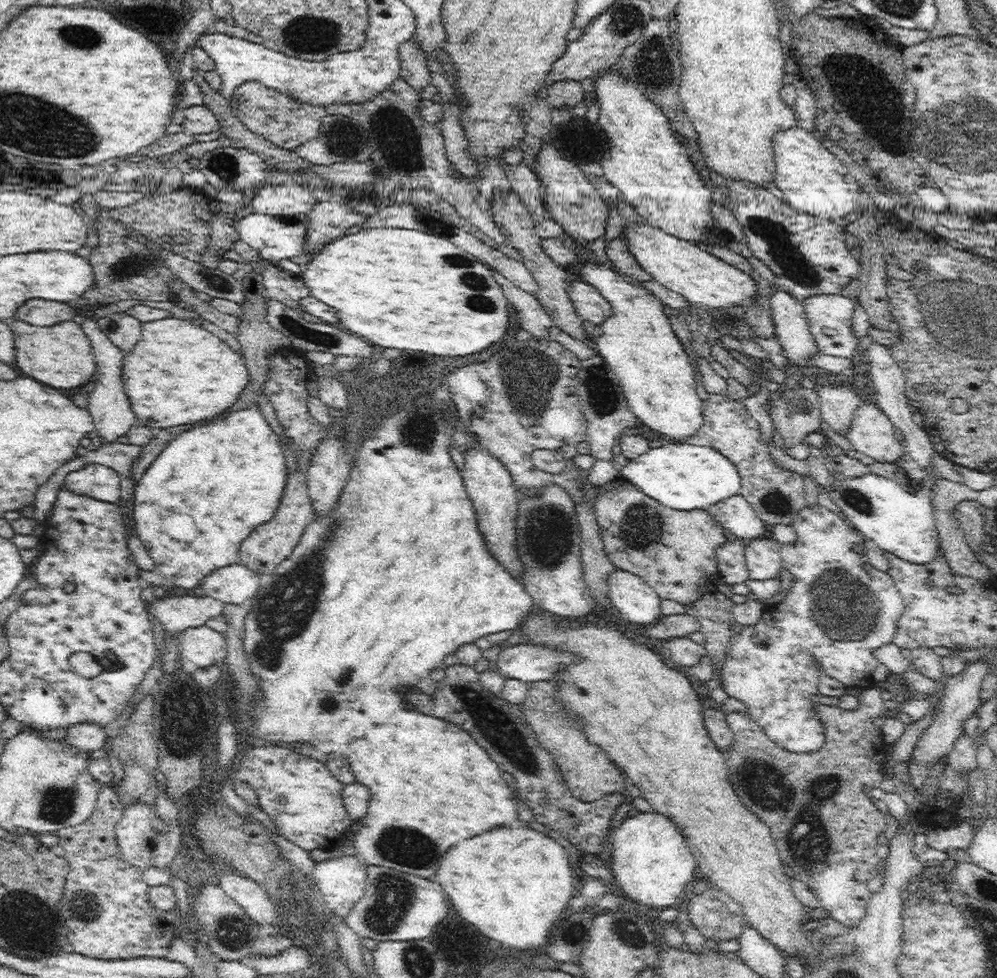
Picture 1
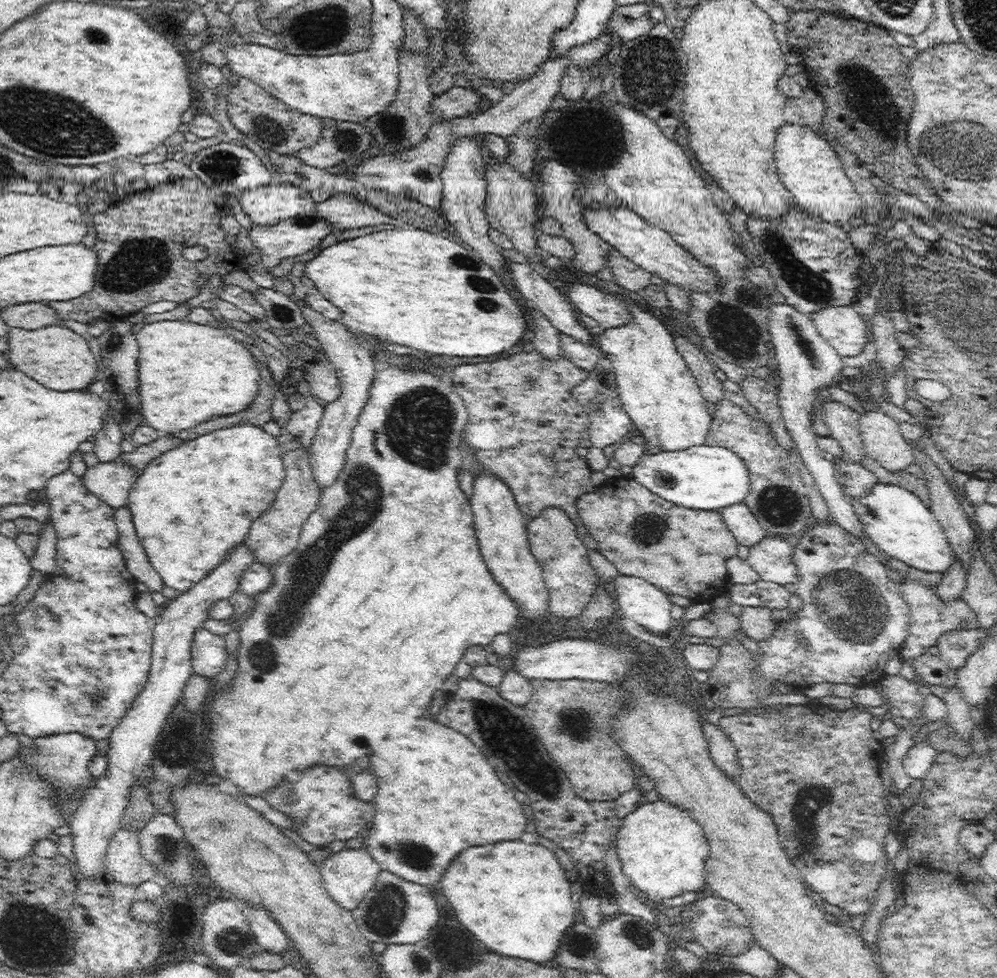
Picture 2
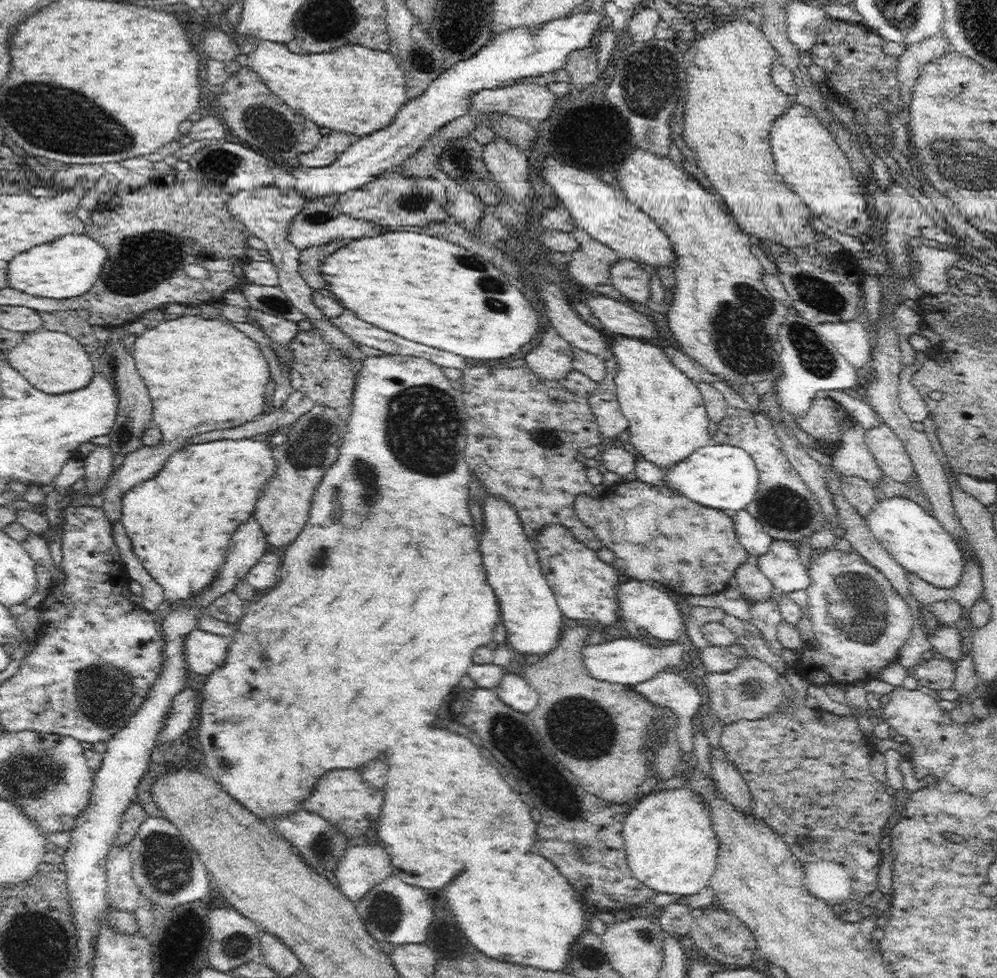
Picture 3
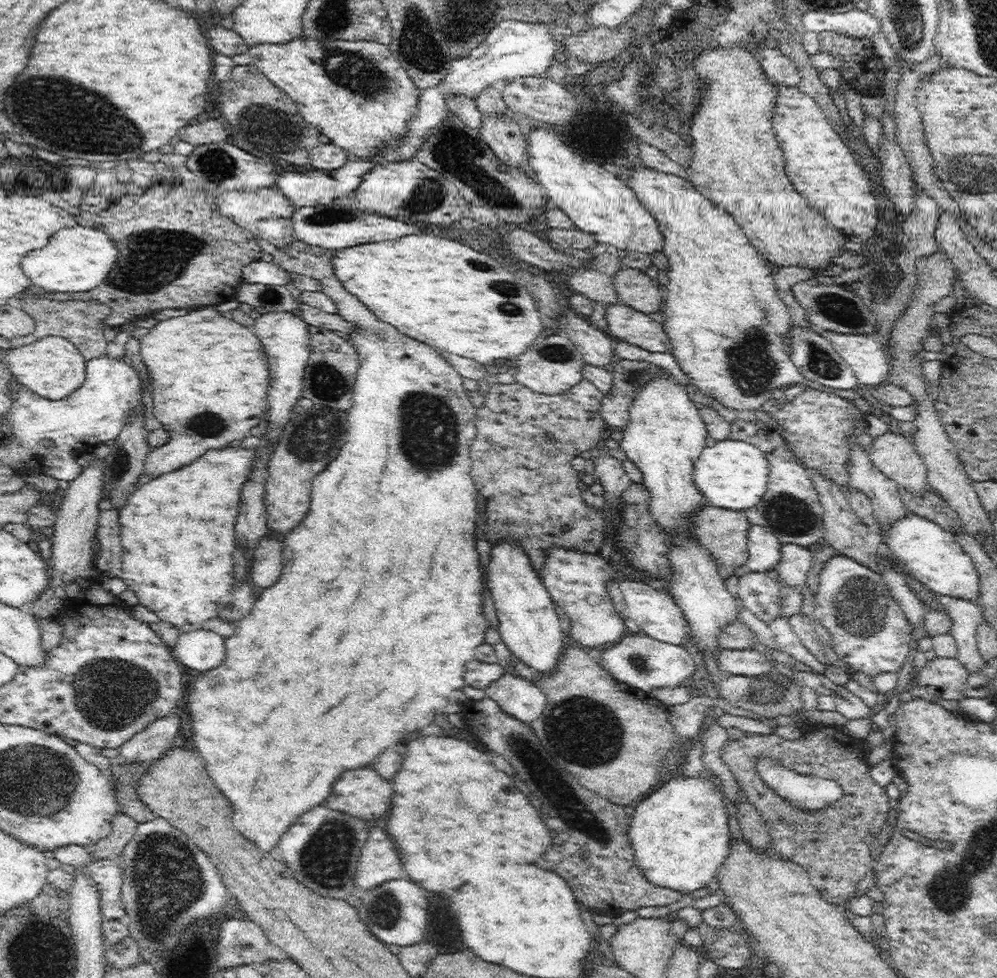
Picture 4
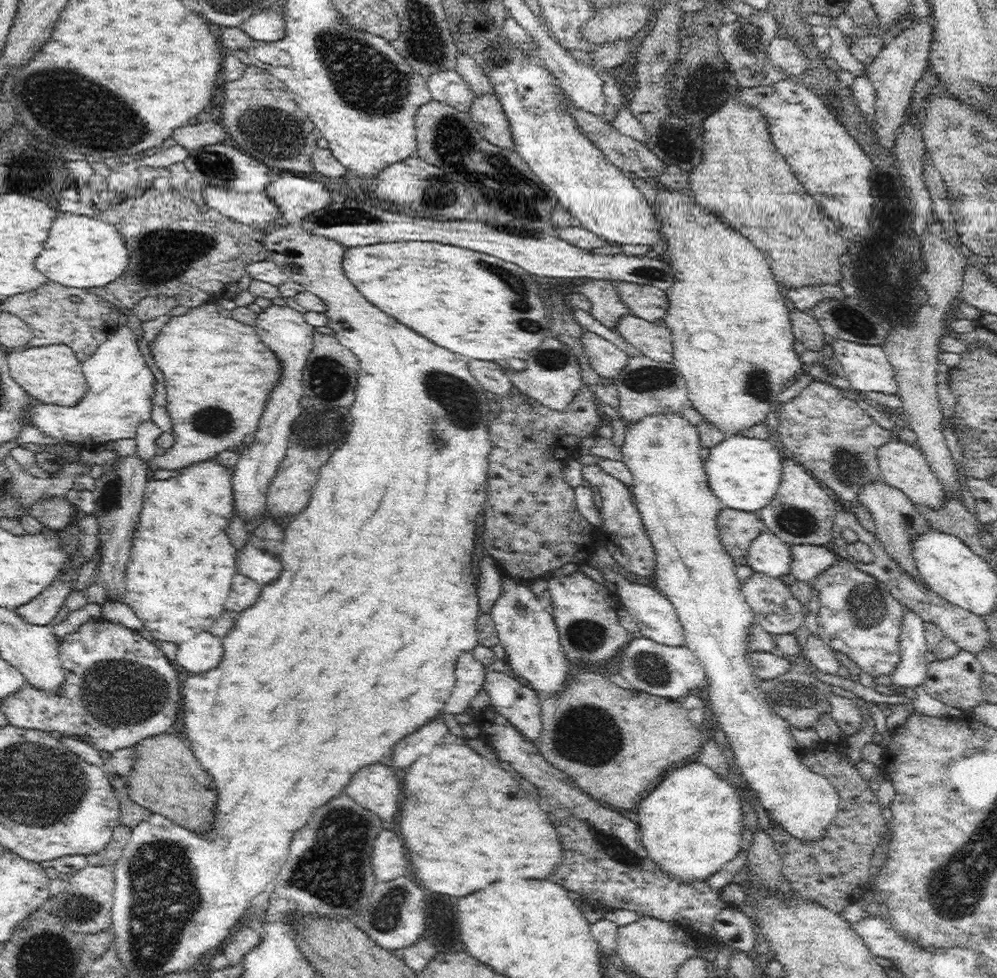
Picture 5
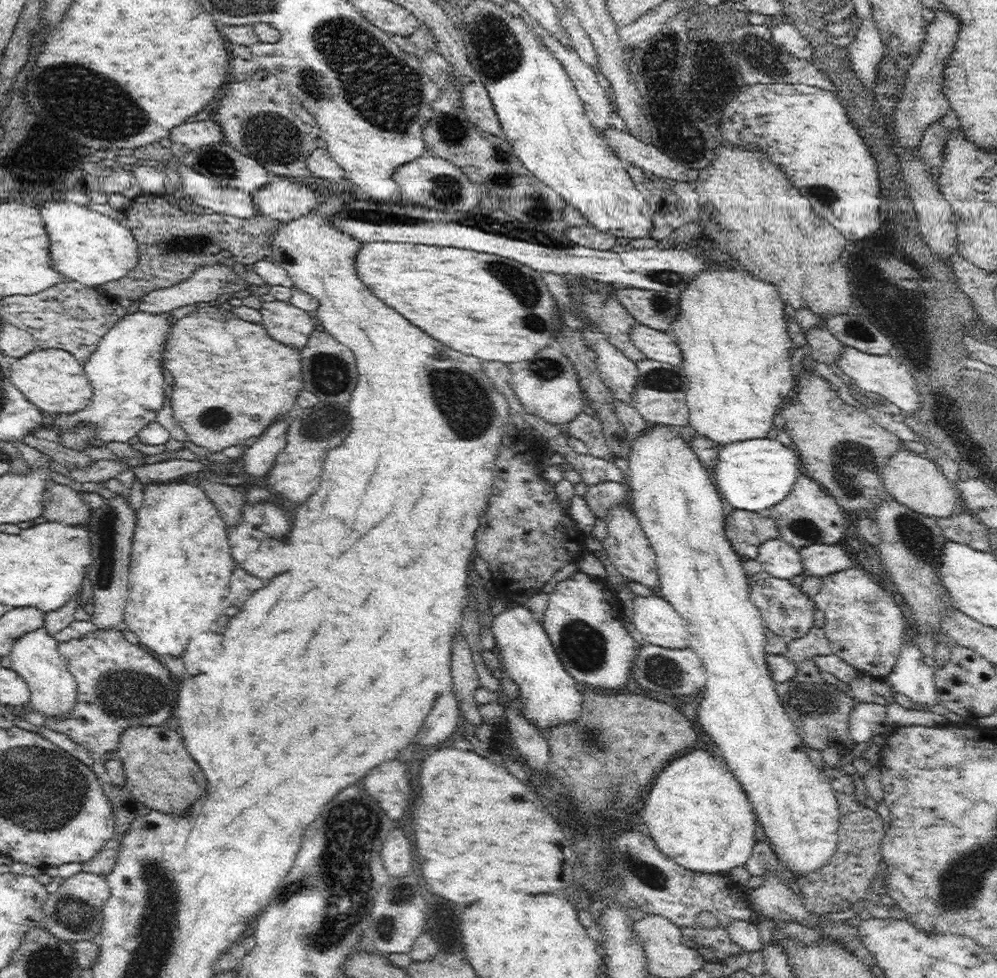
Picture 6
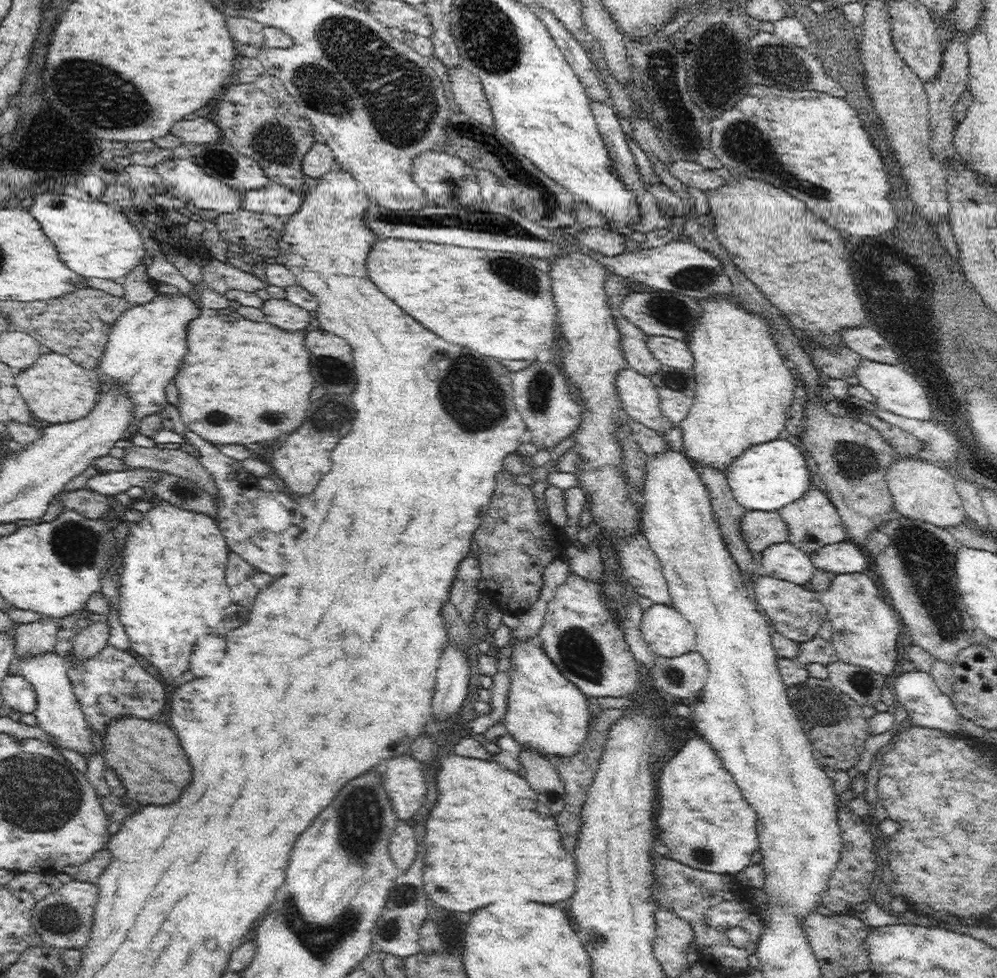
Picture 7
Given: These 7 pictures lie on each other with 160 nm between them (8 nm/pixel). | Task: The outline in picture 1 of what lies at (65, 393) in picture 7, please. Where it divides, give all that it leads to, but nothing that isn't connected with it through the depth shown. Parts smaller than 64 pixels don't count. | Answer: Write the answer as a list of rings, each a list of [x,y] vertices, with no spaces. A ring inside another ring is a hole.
[[[11,320],[10,325],[14,339],[14,364],[29,377],[57,389],[79,389],[97,372],[90,341],[78,323],[67,320],[49,327],[37,327]]]

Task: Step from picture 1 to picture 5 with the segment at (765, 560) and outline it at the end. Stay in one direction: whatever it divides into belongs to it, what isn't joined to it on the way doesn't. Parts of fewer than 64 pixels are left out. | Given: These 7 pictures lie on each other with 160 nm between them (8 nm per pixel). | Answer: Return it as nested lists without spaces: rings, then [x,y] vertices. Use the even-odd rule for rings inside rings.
[[[796,545],[793,552],[792,570],[798,581],[814,581],[817,576],[836,566],[841,560],[827,545]]]

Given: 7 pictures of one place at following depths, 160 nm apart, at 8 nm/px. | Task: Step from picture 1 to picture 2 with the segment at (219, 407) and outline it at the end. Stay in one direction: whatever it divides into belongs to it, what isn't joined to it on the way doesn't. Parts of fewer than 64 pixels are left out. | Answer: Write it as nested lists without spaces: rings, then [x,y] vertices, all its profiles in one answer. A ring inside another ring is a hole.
[[[186,319],[162,320],[144,325],[135,334],[135,339],[138,343],[140,396],[144,402],[144,418],[160,434],[177,435],[202,422],[208,422],[210,418],[244,412],[254,404],[260,390],[260,363],[242,341],[238,342],[226,330],[225,325],[202,326]]]

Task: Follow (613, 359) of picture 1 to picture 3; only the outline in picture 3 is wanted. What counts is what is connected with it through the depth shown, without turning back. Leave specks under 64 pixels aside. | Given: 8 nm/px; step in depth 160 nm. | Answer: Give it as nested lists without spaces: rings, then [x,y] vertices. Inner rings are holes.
[[[611,337],[612,354],[619,364],[616,377],[620,409],[628,421],[630,444],[642,454],[644,462],[652,463],[661,474],[661,486],[676,491],[674,484],[667,482],[671,472],[688,456],[713,440],[708,435],[708,413],[697,385],[667,359],[663,349],[640,339]]]

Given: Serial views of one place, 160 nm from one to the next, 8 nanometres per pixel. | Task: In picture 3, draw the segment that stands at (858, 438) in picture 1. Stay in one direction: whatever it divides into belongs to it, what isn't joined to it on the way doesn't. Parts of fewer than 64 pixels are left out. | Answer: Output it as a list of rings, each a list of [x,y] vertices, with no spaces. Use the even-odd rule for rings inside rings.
[[[886,424],[865,434],[865,443],[878,466],[892,480],[906,484],[913,481],[915,468],[903,442]]]

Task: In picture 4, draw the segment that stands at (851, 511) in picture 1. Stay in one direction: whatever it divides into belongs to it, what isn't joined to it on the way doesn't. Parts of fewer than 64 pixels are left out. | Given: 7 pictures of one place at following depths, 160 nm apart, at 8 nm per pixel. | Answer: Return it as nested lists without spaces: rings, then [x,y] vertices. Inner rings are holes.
[[[908,515],[902,522],[895,524],[890,535],[883,537],[890,545],[894,556],[904,566],[908,566],[909,571],[932,592],[942,598],[948,597],[979,606],[981,593],[979,569],[952,533],[945,531],[935,522],[916,515]]]

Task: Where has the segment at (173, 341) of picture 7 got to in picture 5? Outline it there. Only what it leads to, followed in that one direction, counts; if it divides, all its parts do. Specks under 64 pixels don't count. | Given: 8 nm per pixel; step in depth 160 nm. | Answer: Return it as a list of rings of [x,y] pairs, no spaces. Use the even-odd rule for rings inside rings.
[[[127,323],[118,325],[92,356],[81,363],[81,369],[89,384],[87,395],[72,408],[34,403],[31,424],[50,437],[79,447],[94,442],[134,438],[138,426],[151,420],[156,394],[156,378],[146,365],[136,330]]]

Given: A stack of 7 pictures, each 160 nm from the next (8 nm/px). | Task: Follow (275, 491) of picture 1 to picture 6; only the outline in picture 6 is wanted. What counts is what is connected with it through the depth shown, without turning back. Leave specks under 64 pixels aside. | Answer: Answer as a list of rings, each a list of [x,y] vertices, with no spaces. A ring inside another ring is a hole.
[[[174,481],[166,485],[148,485],[143,494],[143,503],[136,512],[132,532],[123,623],[136,636],[137,644],[142,644],[159,659],[168,656],[180,658],[186,652],[190,636],[210,630],[222,614],[220,604],[234,564],[224,526],[220,513],[198,487]]]

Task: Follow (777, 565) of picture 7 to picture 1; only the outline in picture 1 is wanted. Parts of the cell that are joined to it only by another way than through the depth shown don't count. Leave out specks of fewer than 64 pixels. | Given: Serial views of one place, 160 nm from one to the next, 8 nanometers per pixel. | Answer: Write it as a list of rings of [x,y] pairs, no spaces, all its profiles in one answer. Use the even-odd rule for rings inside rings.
[[[740,494],[710,507],[709,511],[714,520],[733,532],[742,542],[756,539],[768,529],[765,522],[756,516],[752,505]]]

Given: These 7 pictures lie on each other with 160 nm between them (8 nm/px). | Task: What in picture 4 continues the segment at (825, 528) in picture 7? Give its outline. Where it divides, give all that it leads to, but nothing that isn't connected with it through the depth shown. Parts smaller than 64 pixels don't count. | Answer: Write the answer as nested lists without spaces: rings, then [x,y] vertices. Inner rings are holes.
[[[736,421],[731,426],[730,438],[750,441],[764,452],[769,462],[771,472],[763,499],[755,507],[745,510],[752,524],[767,528],[779,538],[782,545],[814,548],[824,543],[824,509],[815,480],[810,470],[792,454],[779,430],[770,430],[761,422]]]

